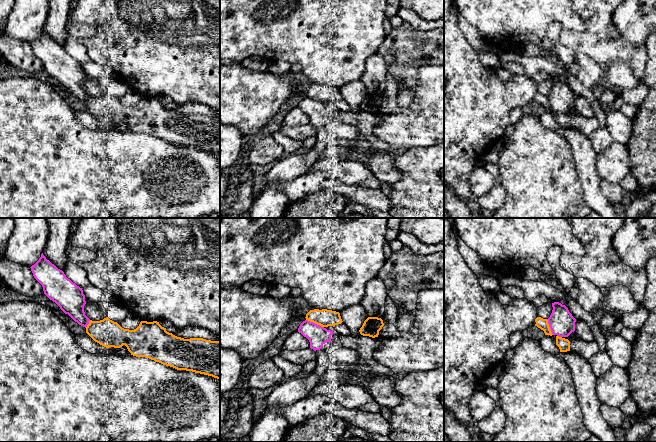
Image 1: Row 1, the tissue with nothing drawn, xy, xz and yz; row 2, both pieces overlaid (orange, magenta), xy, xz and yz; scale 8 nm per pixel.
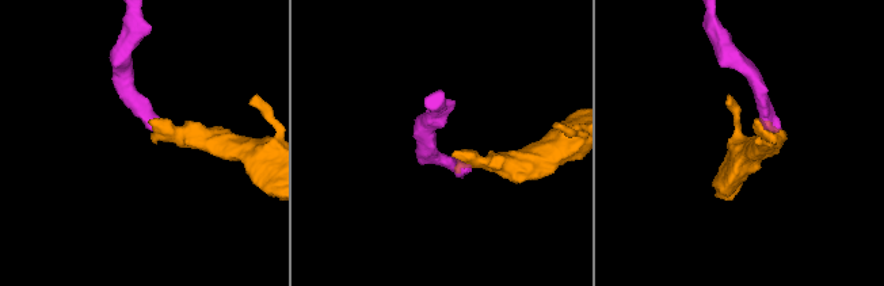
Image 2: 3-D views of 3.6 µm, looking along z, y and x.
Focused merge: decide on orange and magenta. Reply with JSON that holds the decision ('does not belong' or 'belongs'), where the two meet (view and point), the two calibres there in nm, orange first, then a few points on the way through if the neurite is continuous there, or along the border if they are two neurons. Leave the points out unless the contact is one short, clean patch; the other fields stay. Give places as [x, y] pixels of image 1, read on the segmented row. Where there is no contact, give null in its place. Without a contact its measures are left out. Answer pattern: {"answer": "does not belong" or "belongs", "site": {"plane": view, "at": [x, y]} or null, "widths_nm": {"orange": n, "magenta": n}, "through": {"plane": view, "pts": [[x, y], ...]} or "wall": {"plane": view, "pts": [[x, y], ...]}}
{"answer": "does not belong", "site": {"plane": "xz", "at": [315, 323]}, "widths_nm": {"orange": 140, "magenta": 160}, "wall": {"plane": "xz", "pts": [[306, 319], [323, 327]]}}

